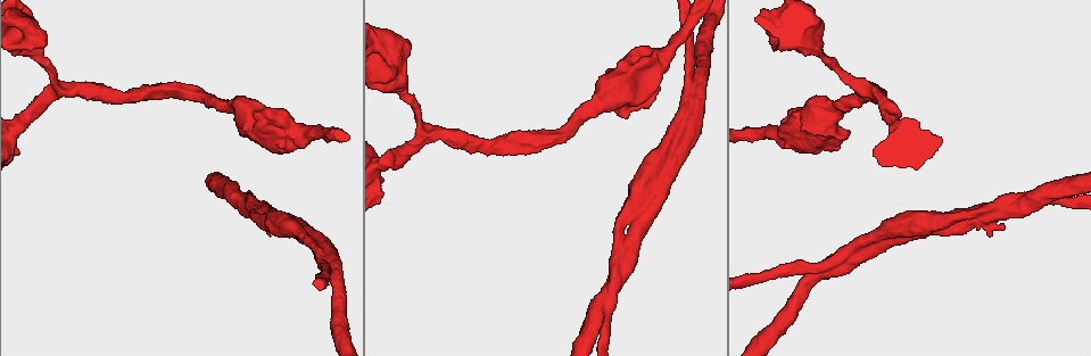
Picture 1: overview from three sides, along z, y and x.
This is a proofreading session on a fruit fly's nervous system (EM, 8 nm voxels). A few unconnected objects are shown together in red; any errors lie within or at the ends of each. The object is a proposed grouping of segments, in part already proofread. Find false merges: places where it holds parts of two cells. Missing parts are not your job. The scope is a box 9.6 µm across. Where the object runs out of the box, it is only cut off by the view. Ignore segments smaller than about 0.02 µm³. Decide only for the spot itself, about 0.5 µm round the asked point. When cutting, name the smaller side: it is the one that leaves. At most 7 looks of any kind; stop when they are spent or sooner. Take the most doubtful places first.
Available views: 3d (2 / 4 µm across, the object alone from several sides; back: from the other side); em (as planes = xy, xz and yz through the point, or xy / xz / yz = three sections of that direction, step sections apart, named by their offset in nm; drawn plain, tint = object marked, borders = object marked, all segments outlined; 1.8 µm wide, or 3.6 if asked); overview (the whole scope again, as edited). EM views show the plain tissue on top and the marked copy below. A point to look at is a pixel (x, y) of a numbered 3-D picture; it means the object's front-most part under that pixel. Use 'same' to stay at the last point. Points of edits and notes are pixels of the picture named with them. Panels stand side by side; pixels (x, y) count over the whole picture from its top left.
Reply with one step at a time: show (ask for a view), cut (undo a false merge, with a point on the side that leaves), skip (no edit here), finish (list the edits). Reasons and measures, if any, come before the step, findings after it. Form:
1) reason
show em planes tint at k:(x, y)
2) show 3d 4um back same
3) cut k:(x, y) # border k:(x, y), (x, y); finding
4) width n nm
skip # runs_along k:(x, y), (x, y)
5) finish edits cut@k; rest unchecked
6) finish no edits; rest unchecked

abrupt turn
show em 3.6um planes tint at 1:(393, 54)

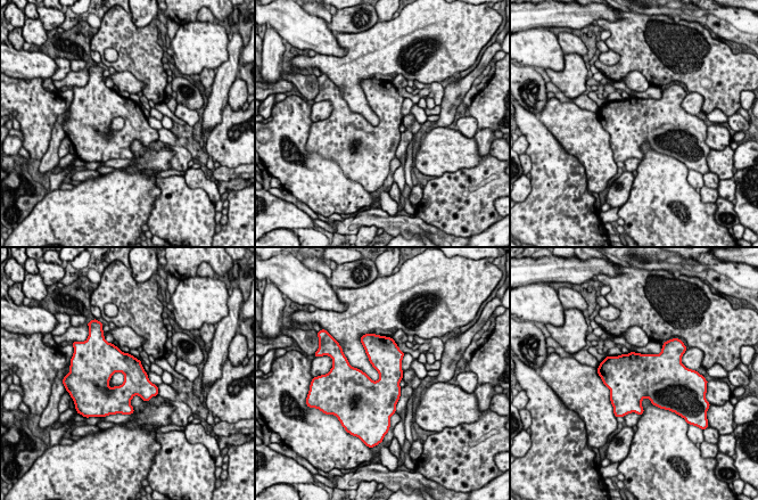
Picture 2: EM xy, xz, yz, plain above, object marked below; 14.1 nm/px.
skip # continuous, no second cell

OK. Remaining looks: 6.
sudden change in width
show 3d 4um at 1:(918, 225)

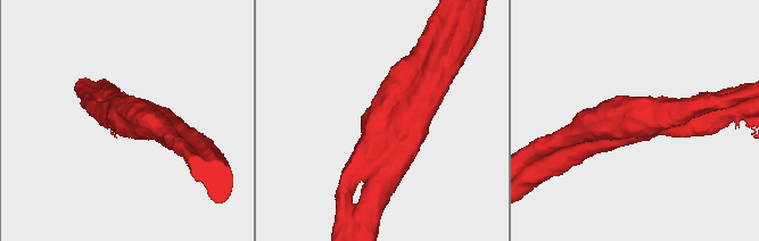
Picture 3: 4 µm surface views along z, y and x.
show em 3.6um planes tint at 3:(384, 115)

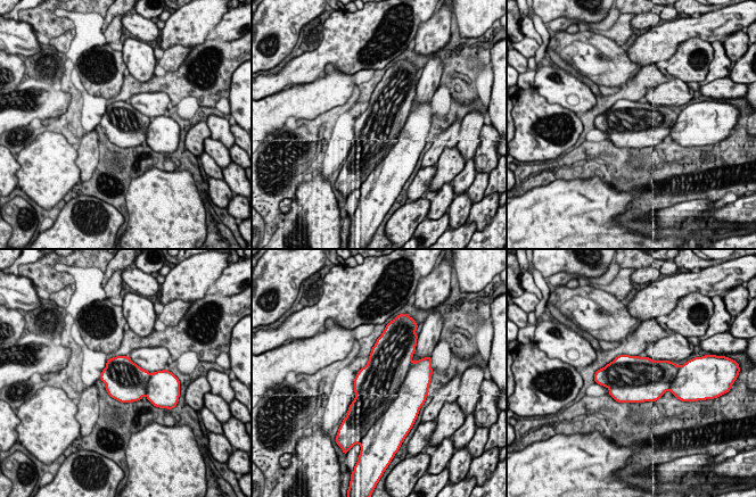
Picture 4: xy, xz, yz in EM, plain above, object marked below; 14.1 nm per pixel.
cut 4:(383, 384) # border 4:(412, 362), (397, 396), (381, 415); two cells meet here

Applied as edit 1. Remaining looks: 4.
finish edits cut@4; rest unchecked

